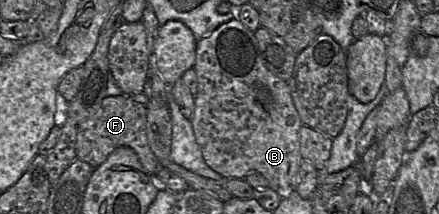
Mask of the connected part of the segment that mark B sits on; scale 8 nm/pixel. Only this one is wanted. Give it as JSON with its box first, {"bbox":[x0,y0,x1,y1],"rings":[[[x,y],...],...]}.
{"bbox":[191,18,303,198],"rings":[[[238,18],[219,25],[213,32],[197,41],[196,58],[193,67],[197,74],[197,92],[194,95],[194,111],[191,119],[196,141],[200,146],[206,164],[224,178],[245,179],[249,173],[259,172],[269,182],[281,198],[289,197],[297,191],[298,176],[303,157],[300,149],[299,131],[303,125],[295,107],[288,82],[274,75],[265,65],[254,32],[246,28]]]}

